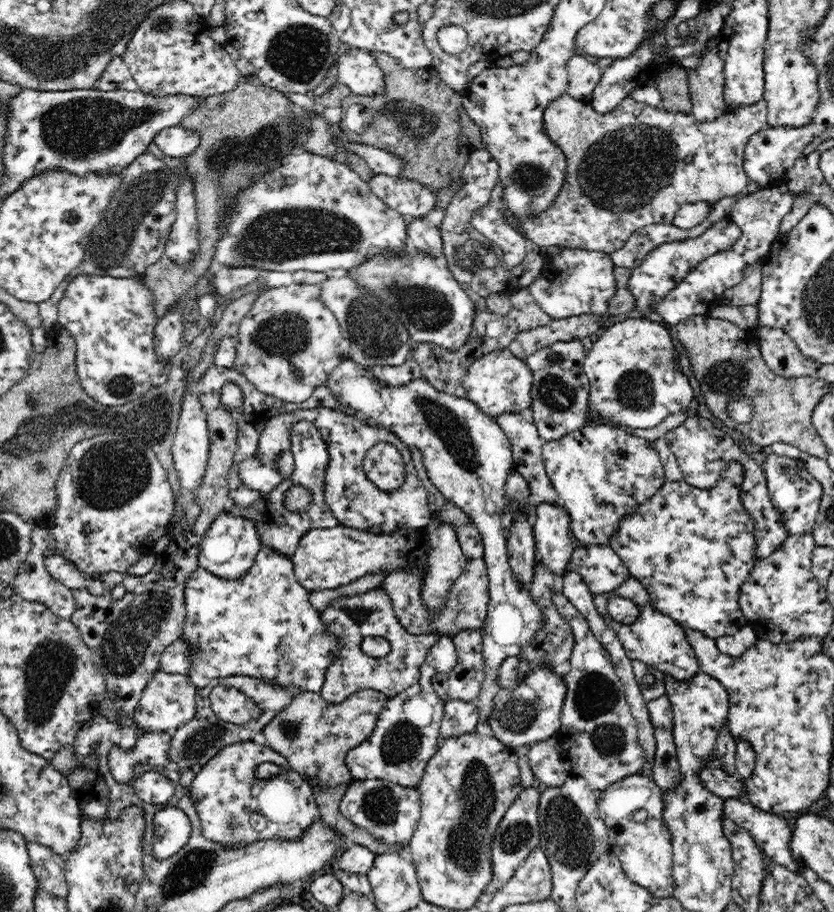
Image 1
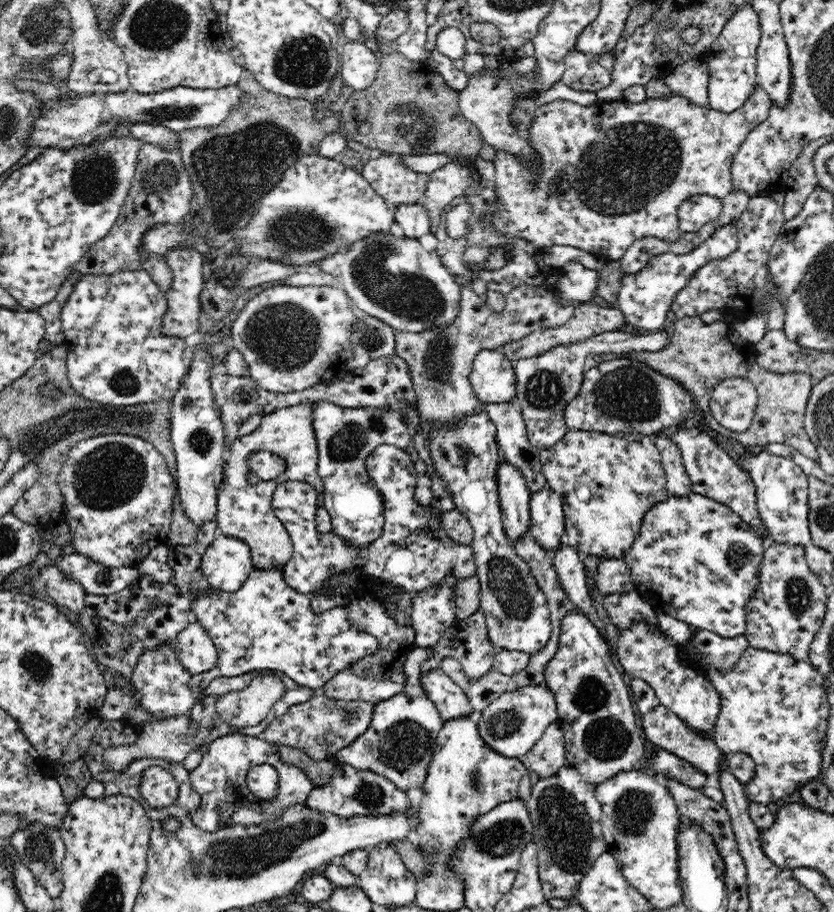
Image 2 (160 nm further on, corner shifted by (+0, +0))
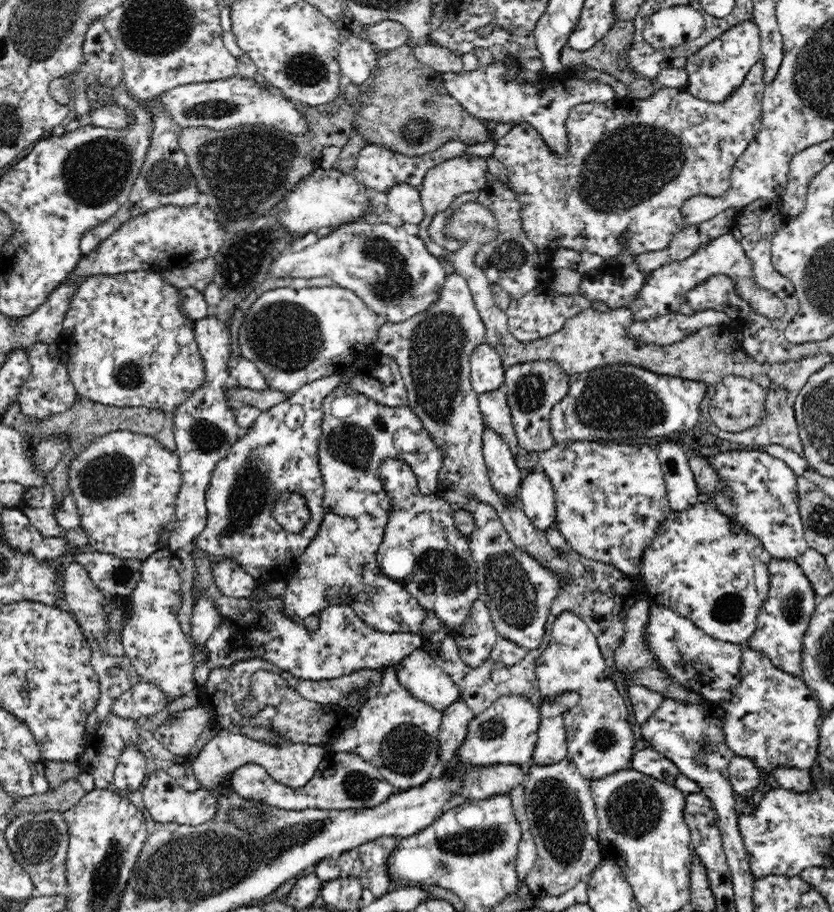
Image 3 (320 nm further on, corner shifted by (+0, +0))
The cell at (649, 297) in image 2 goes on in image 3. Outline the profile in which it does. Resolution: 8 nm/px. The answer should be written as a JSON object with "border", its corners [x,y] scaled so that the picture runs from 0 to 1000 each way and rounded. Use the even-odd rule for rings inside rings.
{"border":[[[878,254],[856,261],[847,270],[837,272],[830,281],[815,285],[815,287],[796,289],[791,294],[779,297],[775,303],[775,311],[770,311],[770,316],[763,325],[764,329],[760,329],[760,332],[753,336],[754,341],[759,343],[761,353],[784,351],[789,346],[813,342],[814,336],[823,331],[820,326],[823,320],[853,303],[861,300],[874,303],[879,308],[881,319],[887,323],[887,328],[894,330],[906,343],[918,348],[918,350],[932,351],[942,343],[942,334],[938,332],[935,326],[926,319],[909,315],[909,310],[904,308],[903,288],[896,282],[888,265],[880,261]]]}

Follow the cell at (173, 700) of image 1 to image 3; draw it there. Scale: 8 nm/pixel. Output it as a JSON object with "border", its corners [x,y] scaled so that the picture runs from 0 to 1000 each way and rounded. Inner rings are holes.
{"border":[[[199,600],[169,615],[169,634],[156,651],[157,675],[145,692],[145,706],[168,746],[189,751],[205,771],[235,754],[231,739],[236,729],[212,677],[223,654],[216,652],[218,634],[204,612],[206,604]]]}

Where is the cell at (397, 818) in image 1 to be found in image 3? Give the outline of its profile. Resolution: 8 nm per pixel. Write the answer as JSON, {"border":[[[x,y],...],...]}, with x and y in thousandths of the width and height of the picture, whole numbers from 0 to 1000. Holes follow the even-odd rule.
{"border":[[[393,825],[379,849],[365,864],[347,864],[331,855],[315,840],[297,837],[284,842],[277,851],[278,866],[290,876],[308,877],[319,883],[339,888],[362,889],[368,887],[385,887],[391,889],[415,889],[417,887],[436,888],[448,886],[472,872],[471,861],[468,861],[458,848],[432,831],[432,828],[415,825]]]}

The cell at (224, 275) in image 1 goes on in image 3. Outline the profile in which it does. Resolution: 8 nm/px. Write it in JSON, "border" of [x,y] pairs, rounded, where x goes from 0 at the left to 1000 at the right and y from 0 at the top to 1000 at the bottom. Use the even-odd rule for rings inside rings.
{"border":[[[436,241],[411,246],[357,276],[345,272],[345,279],[338,279],[324,298],[333,305],[392,303],[403,313],[426,320],[446,342],[470,354],[513,342],[516,334],[525,329],[535,305],[525,282],[513,276],[500,258],[489,257],[482,248],[442,246]]]}

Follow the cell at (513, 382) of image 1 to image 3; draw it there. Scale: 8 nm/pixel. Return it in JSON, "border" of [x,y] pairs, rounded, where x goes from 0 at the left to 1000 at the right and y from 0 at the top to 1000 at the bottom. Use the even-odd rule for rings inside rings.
{"border":[[[584,376],[568,383],[562,395],[565,422],[573,432],[595,428],[604,420],[606,408],[601,390]]]}

